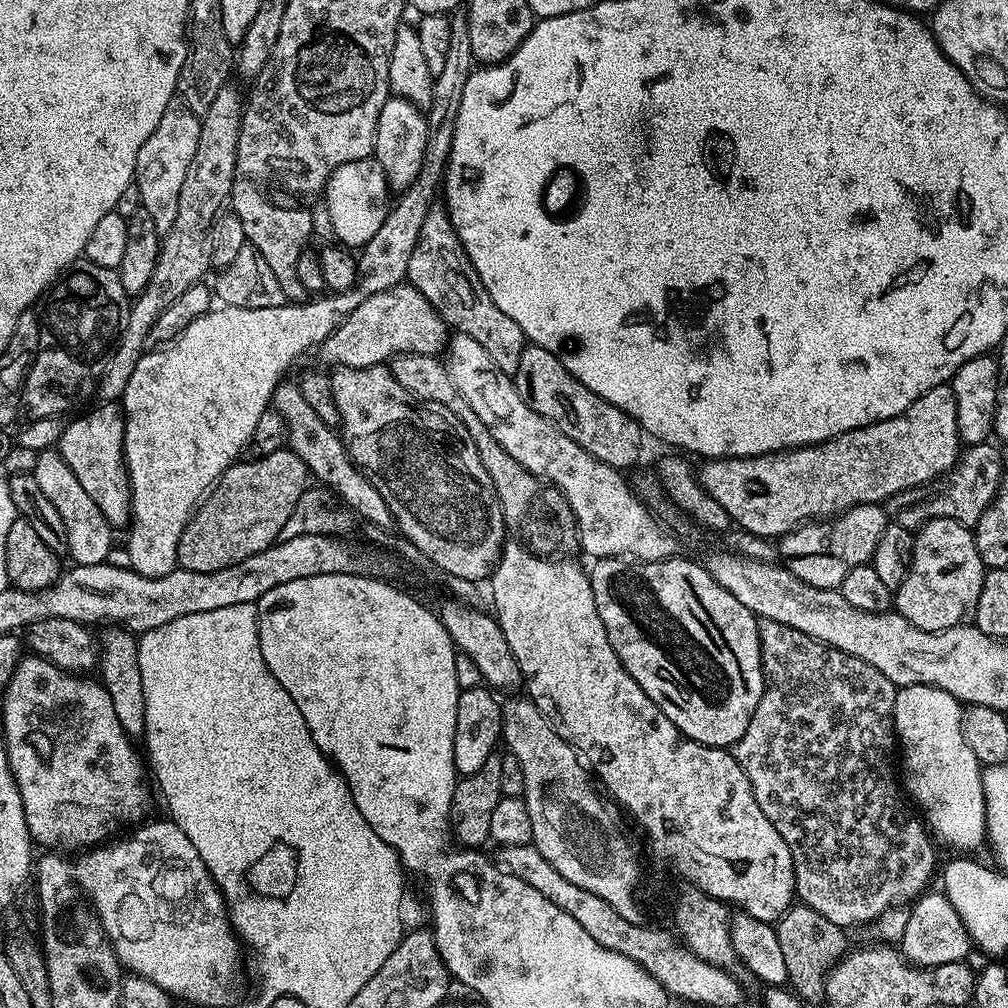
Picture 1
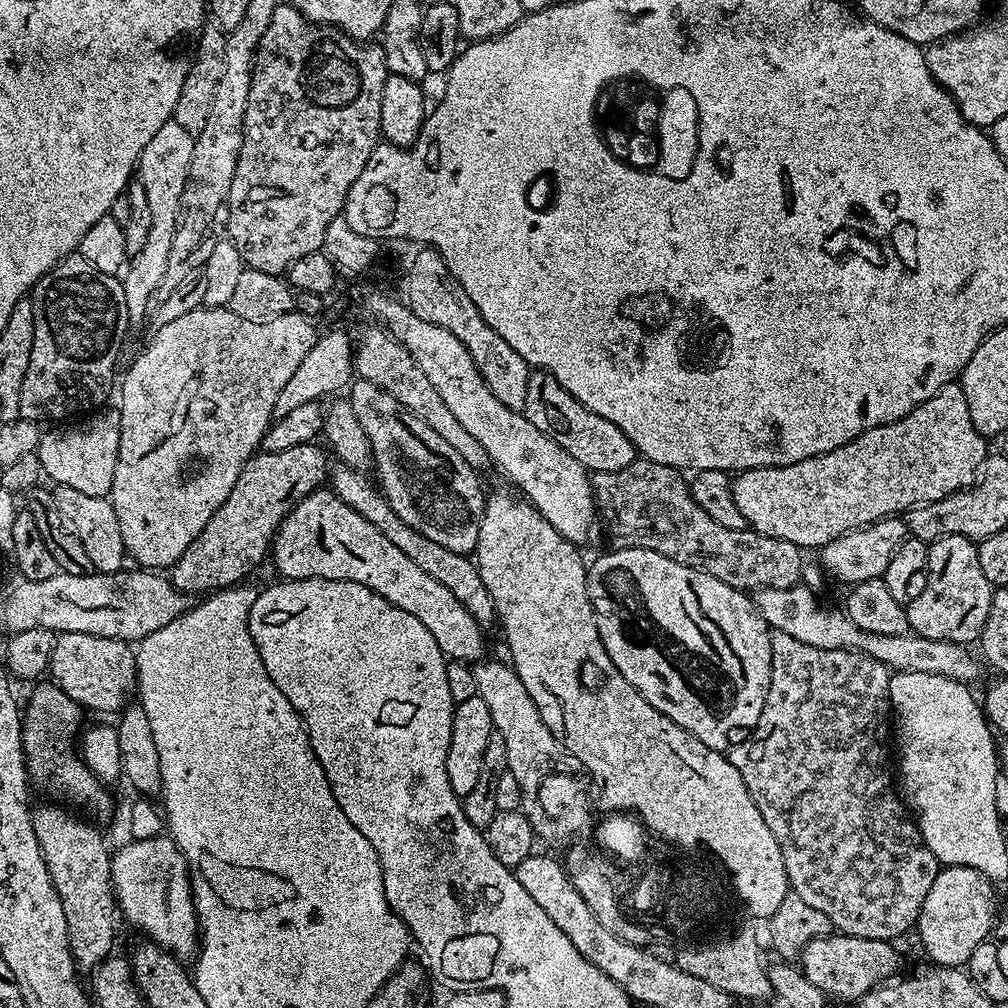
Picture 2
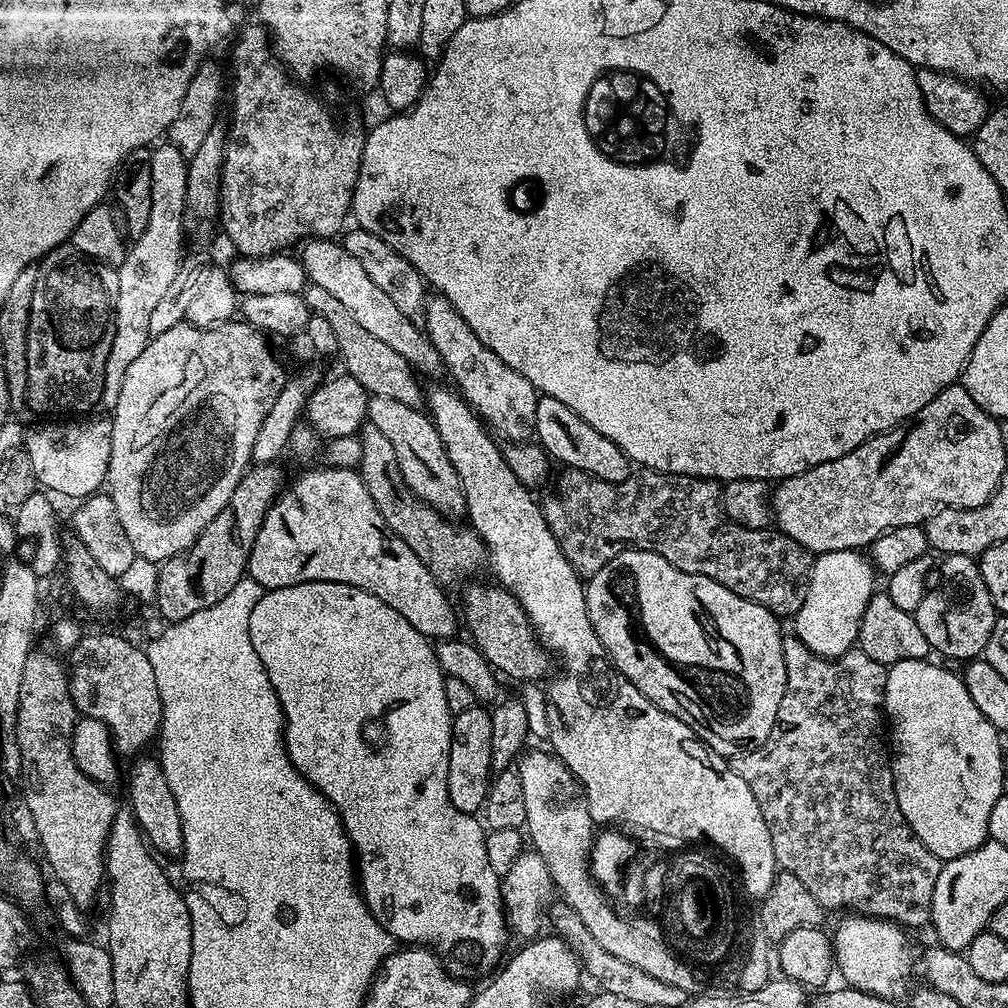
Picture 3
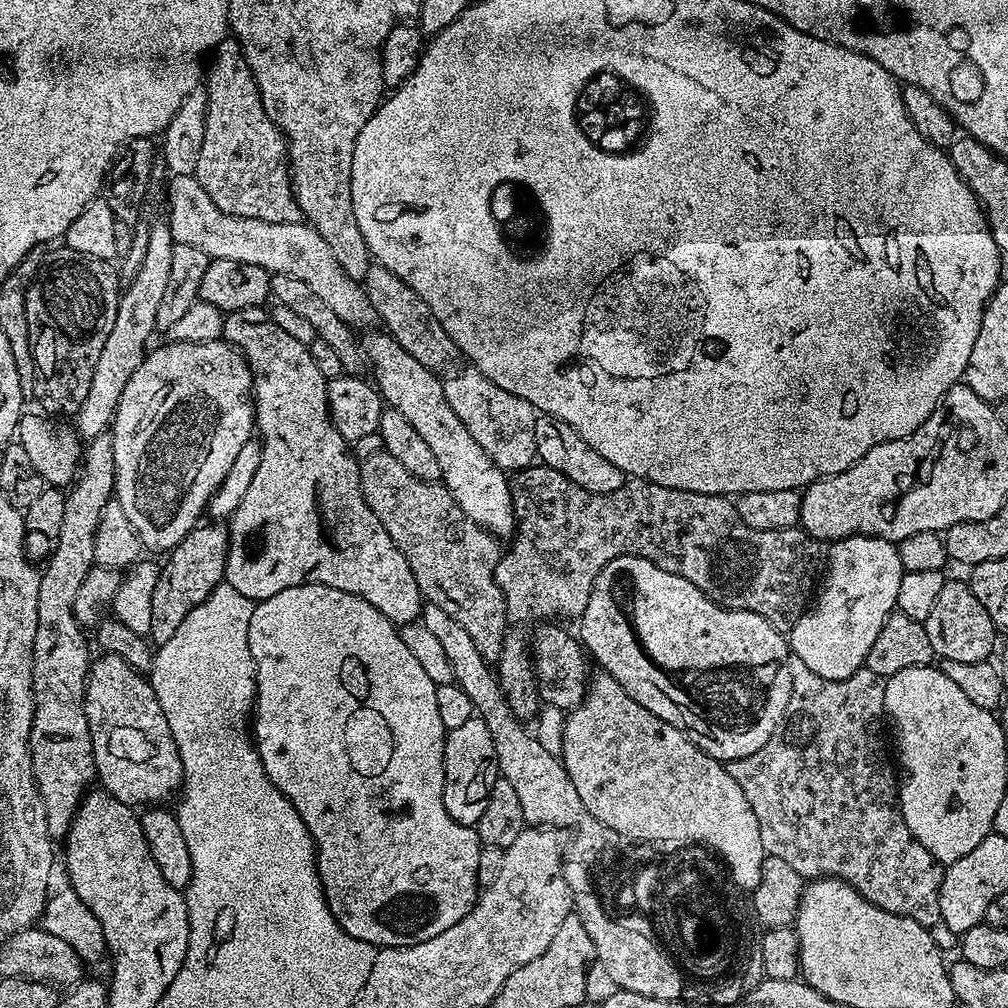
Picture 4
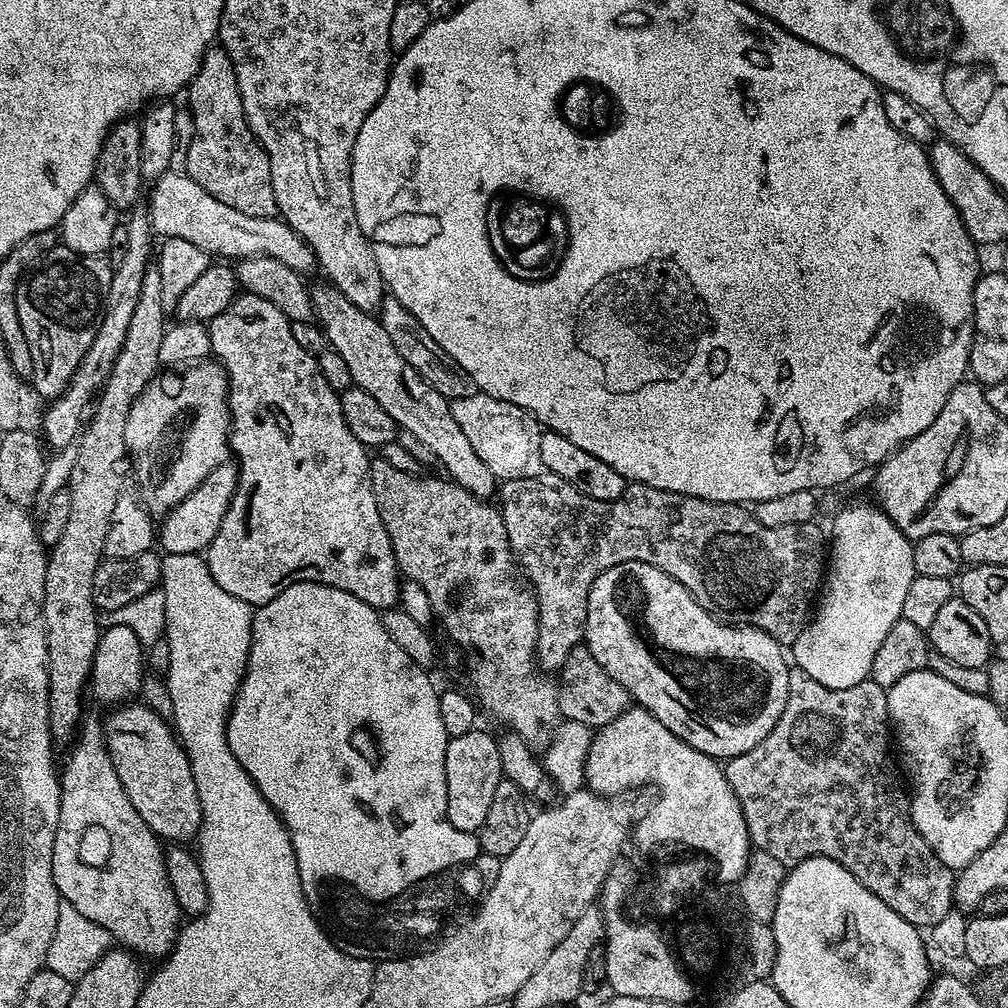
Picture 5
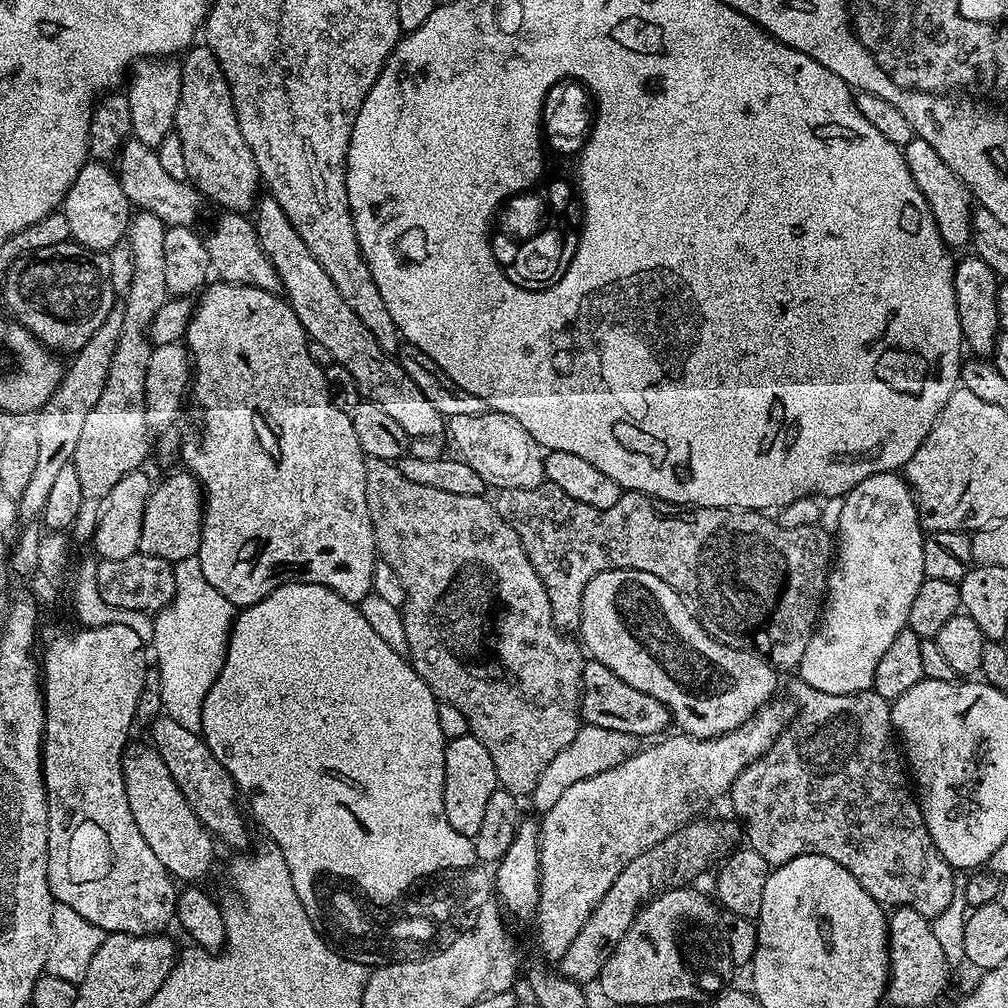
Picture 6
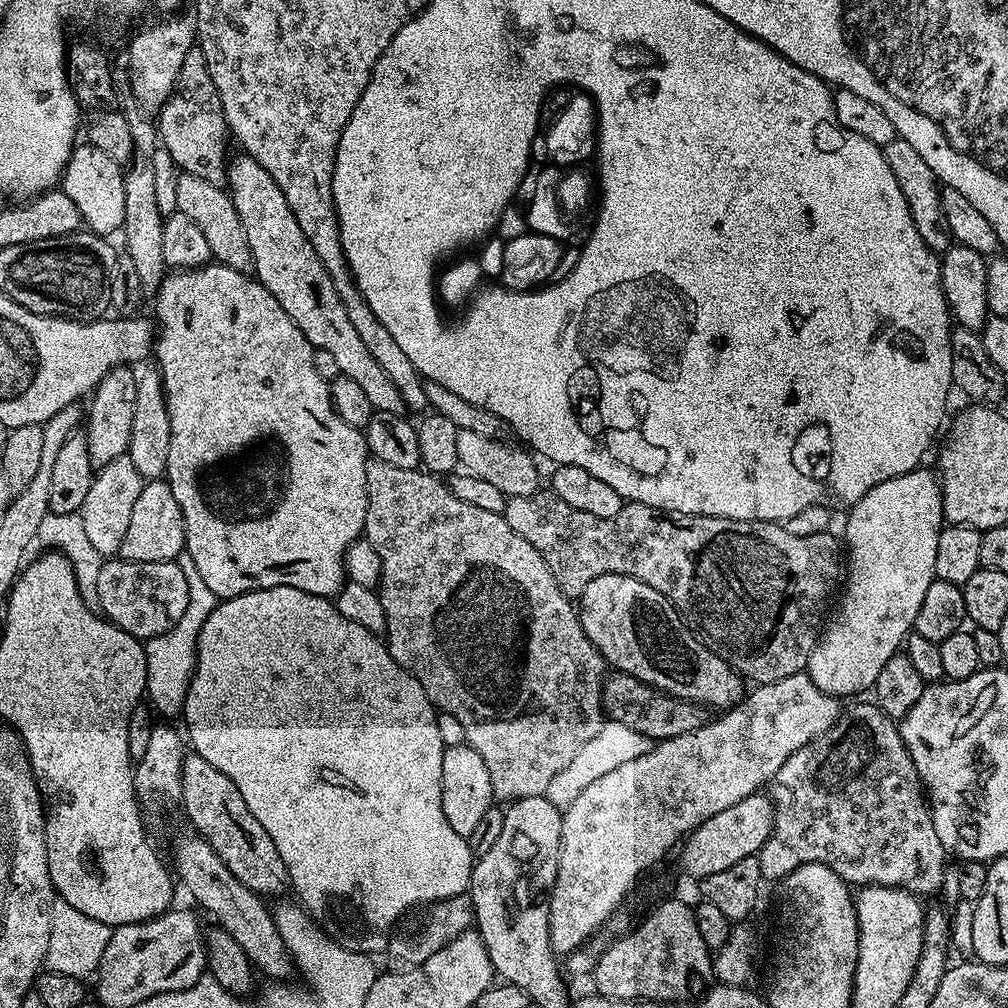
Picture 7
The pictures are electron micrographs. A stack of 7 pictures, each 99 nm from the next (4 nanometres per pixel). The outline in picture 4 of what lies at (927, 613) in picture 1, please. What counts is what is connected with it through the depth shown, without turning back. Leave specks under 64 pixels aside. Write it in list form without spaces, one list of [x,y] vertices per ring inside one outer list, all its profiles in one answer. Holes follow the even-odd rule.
[[[945,579],[942,591],[934,602],[928,617],[923,620],[930,646],[937,657],[954,662],[984,662],[992,652],[992,643],[998,639],[996,628],[986,614],[986,606],[974,598],[971,583],[960,580]]]

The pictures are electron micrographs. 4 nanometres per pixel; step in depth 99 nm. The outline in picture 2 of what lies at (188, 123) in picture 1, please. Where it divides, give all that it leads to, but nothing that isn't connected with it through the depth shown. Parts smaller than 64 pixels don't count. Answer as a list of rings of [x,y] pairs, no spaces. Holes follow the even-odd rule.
[[[171,119],[158,129],[158,134],[154,134],[150,142],[146,142],[146,150],[142,150],[140,155],[138,179],[142,186],[146,186],[146,202],[150,202],[150,235],[142,245],[142,250],[138,250],[138,254],[129,259],[122,273],[129,325],[136,326],[146,320],[158,290],[158,282],[162,282],[162,274],[166,274],[174,230],[178,226],[180,210],[184,207],[182,194],[186,190],[190,158],[194,158],[195,141],[195,135],[188,133],[176,120]]]

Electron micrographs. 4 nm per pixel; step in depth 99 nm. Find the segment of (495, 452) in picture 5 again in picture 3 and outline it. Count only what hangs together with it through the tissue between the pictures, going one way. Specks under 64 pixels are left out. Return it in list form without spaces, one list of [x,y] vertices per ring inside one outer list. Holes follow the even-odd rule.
[[[436,294],[427,301],[422,328],[429,342],[438,350],[441,365],[446,372],[448,368],[452,375],[451,383],[455,391],[464,397],[468,407],[481,421],[501,441],[527,441],[536,431],[536,387],[506,367],[490,349],[485,348],[484,343],[468,329],[466,322],[443,296]]]

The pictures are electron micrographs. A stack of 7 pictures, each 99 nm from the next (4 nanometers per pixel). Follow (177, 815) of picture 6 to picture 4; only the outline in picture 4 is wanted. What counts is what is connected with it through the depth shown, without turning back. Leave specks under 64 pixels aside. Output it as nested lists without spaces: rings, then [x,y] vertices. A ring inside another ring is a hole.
[[[104,652],[91,661],[86,684],[86,722],[90,722],[92,757],[96,763],[98,784],[105,792],[118,798],[123,804],[133,806],[156,806],[168,802],[172,795],[181,791],[184,767],[180,747],[170,730],[170,722],[154,694],[151,679],[116,653]]]

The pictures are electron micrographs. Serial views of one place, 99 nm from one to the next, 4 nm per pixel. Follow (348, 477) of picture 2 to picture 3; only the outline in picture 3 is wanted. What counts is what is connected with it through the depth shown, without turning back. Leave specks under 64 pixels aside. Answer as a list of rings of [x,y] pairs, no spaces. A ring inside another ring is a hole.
[[[495,583],[471,584],[467,585],[469,588],[464,592],[464,616],[462,612],[462,624],[468,627],[467,635],[471,643],[476,645],[497,673],[504,675],[505,672],[515,682],[543,681],[549,675],[550,653],[536,637],[530,618],[522,606],[511,592]]]

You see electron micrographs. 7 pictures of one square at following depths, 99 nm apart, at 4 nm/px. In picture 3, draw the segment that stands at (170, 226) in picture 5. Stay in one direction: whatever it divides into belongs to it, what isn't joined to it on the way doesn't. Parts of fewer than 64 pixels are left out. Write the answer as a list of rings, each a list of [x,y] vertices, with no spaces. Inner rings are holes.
[[[313,238],[300,250],[298,259],[304,271],[308,273],[309,281],[322,286],[326,294],[338,298],[338,302],[346,306],[350,318],[354,318],[354,322],[358,322],[358,326],[362,326],[366,334],[374,334],[378,342],[391,346],[397,354],[402,354],[402,358],[406,358],[406,362],[411,364],[417,373],[425,372],[426,375],[432,376],[436,371],[441,371],[440,355],[435,346],[429,342],[427,335],[394,306],[393,301],[377,283],[370,280],[370,275],[366,274],[361,263],[344,248],[343,243],[332,238],[326,240]]]

